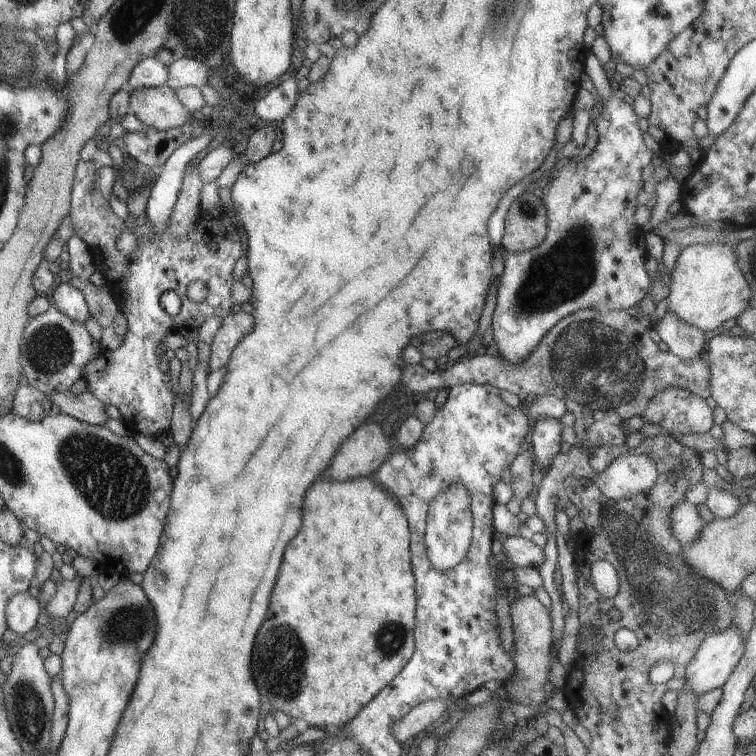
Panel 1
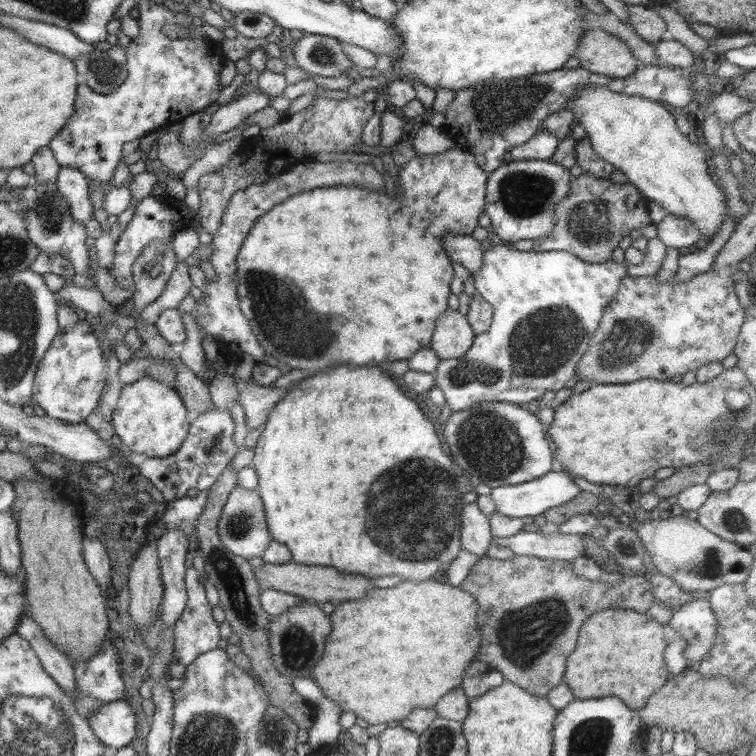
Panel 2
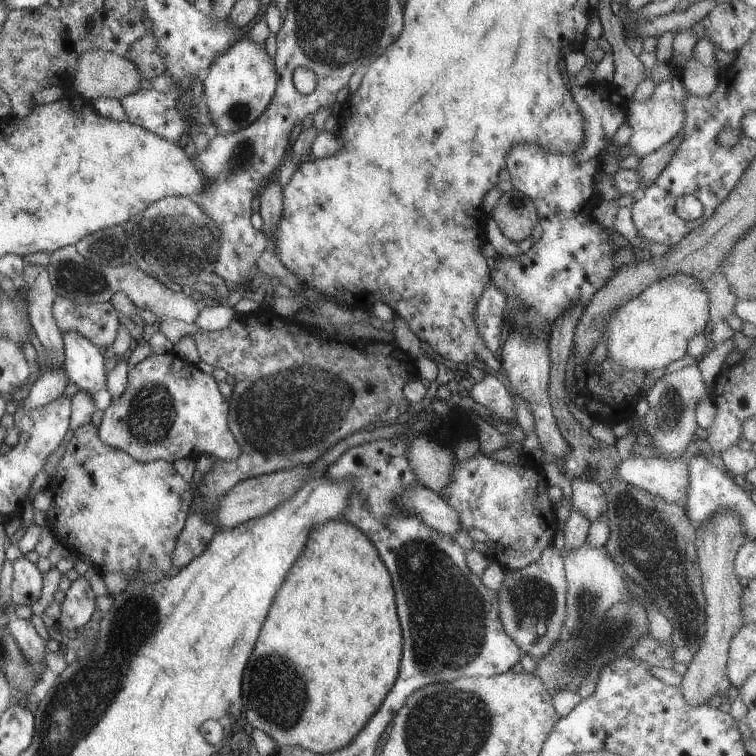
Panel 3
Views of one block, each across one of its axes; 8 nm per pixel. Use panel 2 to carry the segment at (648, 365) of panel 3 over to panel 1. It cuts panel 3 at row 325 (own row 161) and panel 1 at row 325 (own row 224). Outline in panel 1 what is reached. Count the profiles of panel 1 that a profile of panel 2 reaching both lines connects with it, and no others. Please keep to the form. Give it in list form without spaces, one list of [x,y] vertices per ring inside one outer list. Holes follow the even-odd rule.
[[[715,242],[696,243],[681,248],[669,274],[666,311],[673,311],[681,320],[706,330],[719,329],[722,322],[733,320],[749,307],[752,292],[736,264],[734,246]]]

